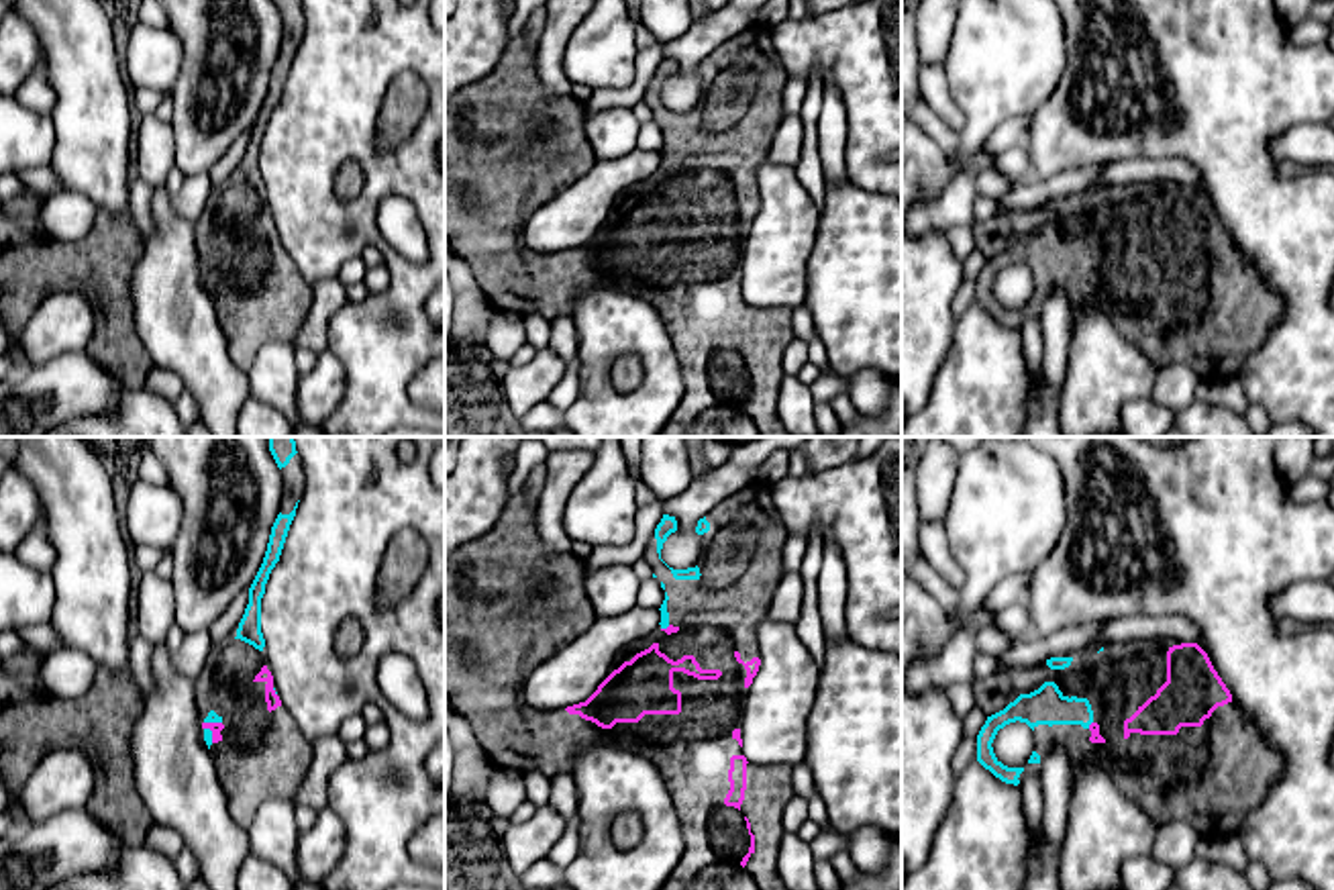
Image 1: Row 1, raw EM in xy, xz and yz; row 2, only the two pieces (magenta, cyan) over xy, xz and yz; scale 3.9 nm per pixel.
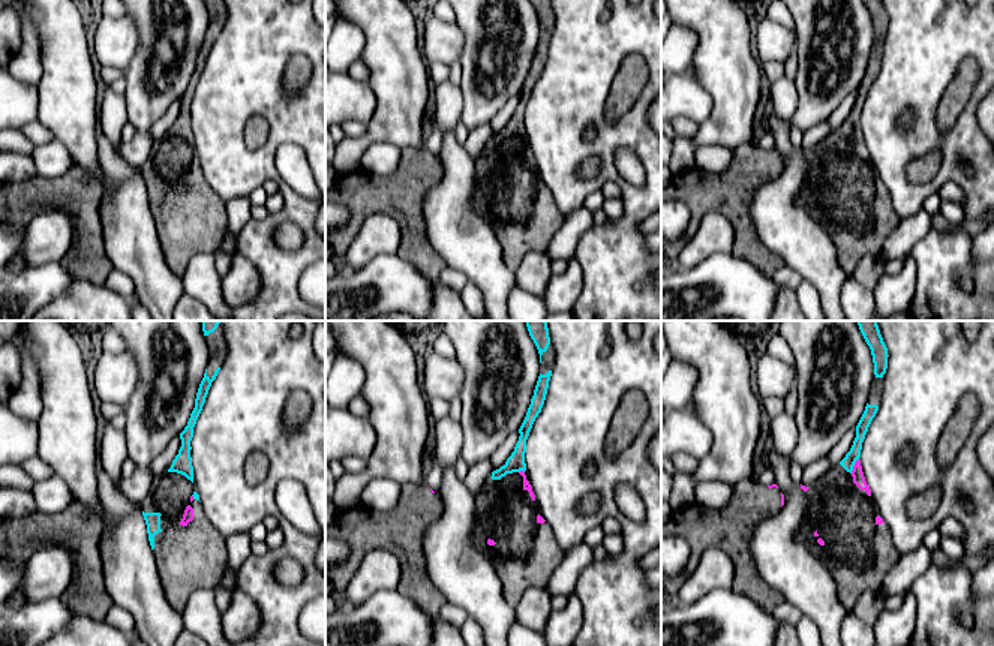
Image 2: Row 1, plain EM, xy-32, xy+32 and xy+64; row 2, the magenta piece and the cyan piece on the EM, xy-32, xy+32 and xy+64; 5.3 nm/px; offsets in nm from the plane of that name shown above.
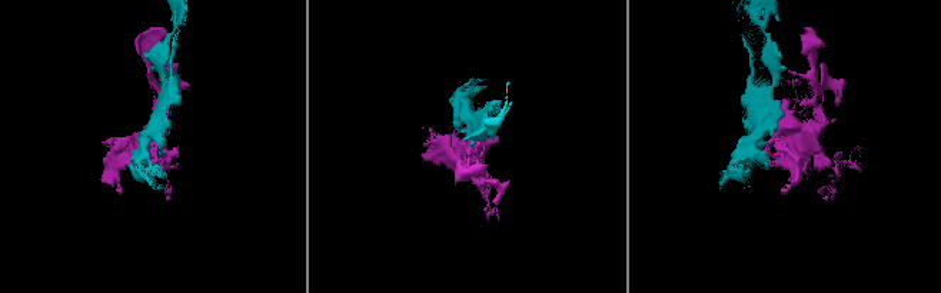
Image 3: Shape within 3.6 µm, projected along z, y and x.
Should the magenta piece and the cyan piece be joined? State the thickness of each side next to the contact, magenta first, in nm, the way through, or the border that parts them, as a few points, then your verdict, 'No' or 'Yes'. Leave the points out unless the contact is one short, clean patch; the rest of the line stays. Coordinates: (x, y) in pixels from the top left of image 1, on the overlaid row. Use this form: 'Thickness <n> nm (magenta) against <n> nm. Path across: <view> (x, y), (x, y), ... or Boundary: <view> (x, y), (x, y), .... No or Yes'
Thickness 50 nm (magenta) against 30 nm. Yes

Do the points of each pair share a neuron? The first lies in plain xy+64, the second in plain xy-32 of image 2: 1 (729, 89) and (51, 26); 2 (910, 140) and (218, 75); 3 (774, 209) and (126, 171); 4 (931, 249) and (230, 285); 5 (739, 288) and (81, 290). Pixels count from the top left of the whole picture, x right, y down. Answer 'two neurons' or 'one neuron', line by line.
1: one neuron
2: one neuron
3: two neurons
4: two neurons
5: two neurons

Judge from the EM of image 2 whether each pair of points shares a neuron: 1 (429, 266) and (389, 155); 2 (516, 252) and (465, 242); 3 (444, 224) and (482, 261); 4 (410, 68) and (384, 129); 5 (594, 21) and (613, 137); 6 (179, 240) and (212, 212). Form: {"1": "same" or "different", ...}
{"1": "different", "2": "different", "3": "same", "4": "same", "5": "same", "6": "same"}

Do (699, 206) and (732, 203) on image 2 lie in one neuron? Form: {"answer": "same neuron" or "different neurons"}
{"answer": "same neuron"}

